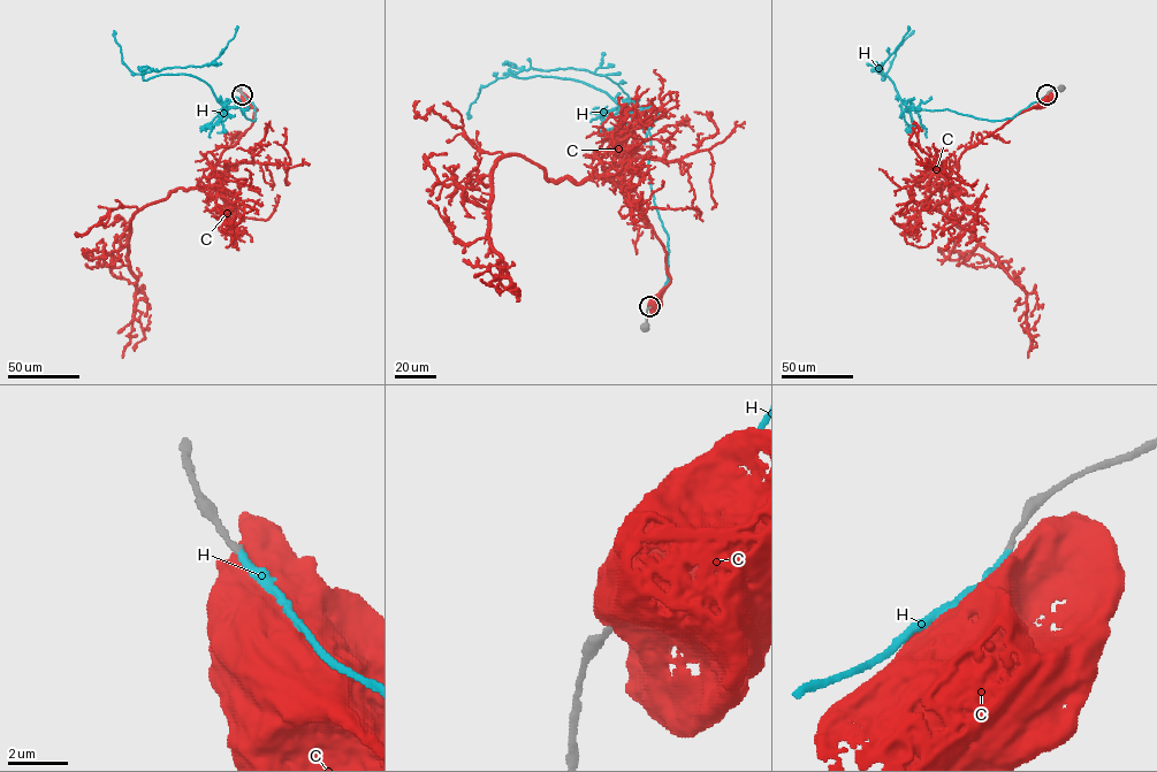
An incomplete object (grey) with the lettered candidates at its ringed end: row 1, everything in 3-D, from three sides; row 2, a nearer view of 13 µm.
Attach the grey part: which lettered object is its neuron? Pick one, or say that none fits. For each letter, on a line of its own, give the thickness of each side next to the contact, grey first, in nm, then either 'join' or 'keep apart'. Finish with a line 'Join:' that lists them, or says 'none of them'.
C: 200 nm thick on the grey side, 800 nm on the other; keep apart
H: 200 nm thick on the grey side, 220 nm on the other; join
Join: H

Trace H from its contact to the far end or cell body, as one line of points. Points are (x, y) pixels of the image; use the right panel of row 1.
H: (1047, 94), (999, 121), (907, 107), (877, 67), (908, 27)

